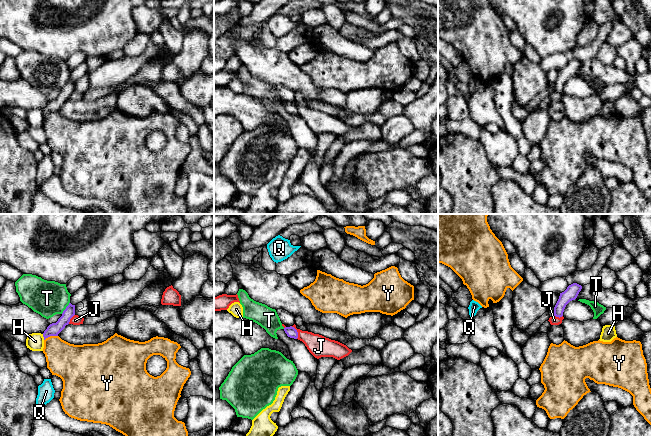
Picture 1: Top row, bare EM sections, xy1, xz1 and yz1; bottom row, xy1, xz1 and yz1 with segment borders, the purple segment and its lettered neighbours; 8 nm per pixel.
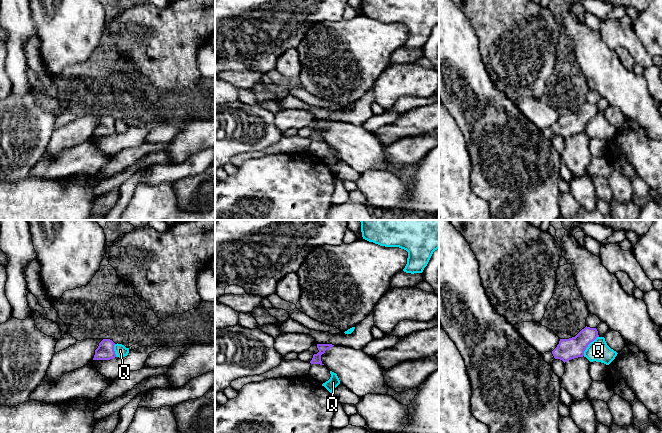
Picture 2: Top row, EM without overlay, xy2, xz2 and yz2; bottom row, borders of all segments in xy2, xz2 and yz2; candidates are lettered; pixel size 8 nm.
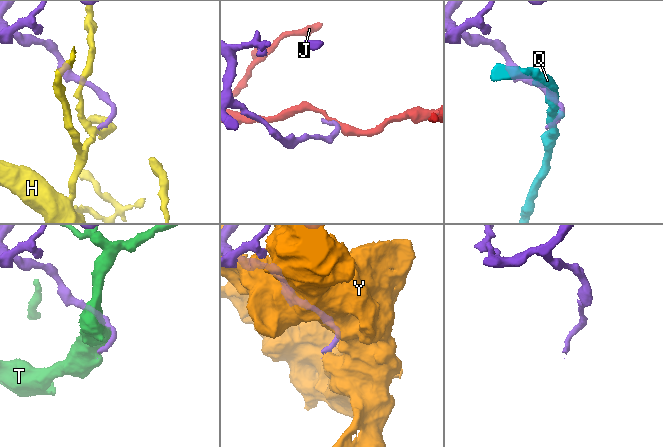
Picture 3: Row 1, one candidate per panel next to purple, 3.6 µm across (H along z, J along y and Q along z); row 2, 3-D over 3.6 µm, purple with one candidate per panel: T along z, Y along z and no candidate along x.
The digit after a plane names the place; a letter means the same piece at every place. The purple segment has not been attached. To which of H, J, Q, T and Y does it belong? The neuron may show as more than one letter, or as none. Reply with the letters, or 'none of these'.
none of these

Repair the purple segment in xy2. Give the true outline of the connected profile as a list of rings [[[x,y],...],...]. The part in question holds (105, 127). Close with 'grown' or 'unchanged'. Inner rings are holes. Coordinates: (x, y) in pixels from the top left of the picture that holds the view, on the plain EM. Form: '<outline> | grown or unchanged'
[[[103,115],[95,126],[93,136],[110,136],[116,133],[114,127],[115,119],[110,115]]] | unchanged

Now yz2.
[[[586,102],[575,113],[560,115],[552,128],[542,130],[543,136],[551,140],[554,135],[560,135],[565,139],[571,135],[583,133],[588,121],[597,113],[599,113],[597,105]]] | grown

